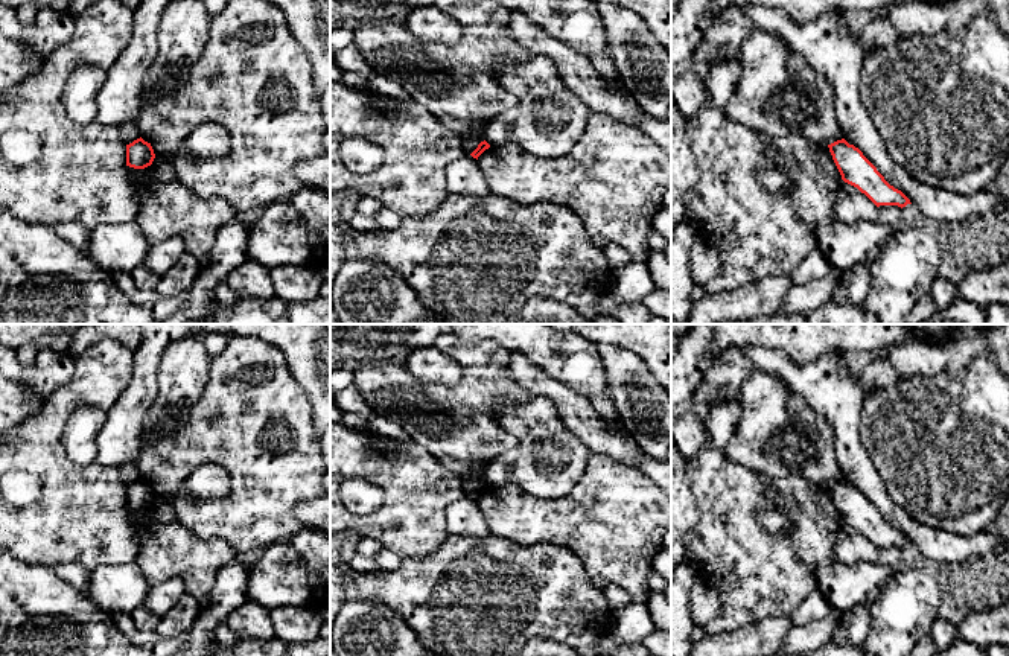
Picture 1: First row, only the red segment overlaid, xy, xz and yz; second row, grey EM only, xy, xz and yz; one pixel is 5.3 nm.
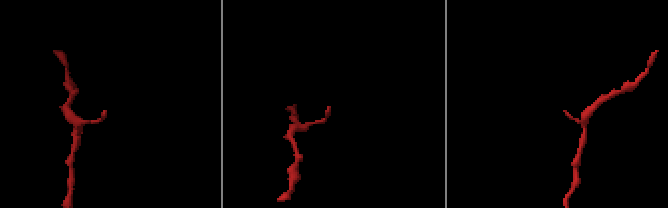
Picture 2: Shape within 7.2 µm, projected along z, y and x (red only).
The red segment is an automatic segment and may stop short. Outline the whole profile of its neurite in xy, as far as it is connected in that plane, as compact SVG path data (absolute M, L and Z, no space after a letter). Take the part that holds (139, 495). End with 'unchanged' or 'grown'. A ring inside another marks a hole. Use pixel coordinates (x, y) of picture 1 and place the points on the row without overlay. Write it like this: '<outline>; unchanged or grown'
M142 478L126 486L126 507L134 510L145 510L152 505L155 499L151 484Z; unchanged

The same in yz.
M845 479L828 486L842 521L864 534L877 548L912 545L898 530L890 527L863 493Z; unchanged

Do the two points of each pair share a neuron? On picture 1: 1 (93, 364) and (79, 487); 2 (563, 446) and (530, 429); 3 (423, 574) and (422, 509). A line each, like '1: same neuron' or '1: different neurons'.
1: same neuron
2: same neuron
3: different neurons

